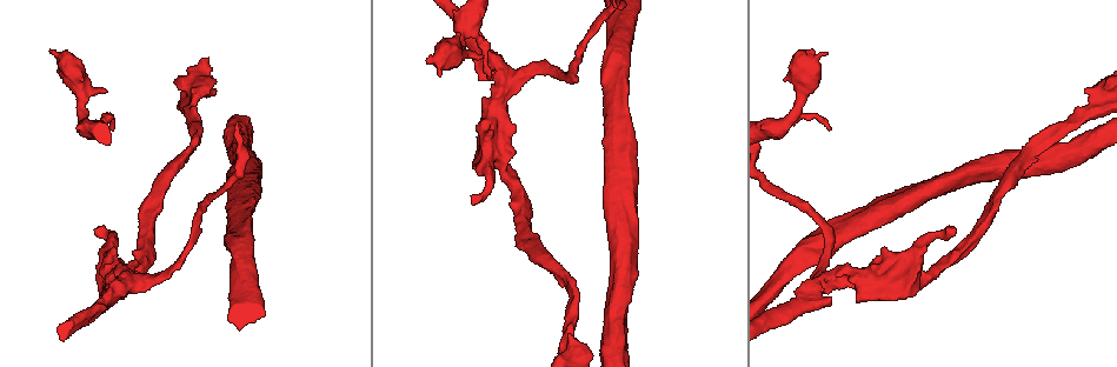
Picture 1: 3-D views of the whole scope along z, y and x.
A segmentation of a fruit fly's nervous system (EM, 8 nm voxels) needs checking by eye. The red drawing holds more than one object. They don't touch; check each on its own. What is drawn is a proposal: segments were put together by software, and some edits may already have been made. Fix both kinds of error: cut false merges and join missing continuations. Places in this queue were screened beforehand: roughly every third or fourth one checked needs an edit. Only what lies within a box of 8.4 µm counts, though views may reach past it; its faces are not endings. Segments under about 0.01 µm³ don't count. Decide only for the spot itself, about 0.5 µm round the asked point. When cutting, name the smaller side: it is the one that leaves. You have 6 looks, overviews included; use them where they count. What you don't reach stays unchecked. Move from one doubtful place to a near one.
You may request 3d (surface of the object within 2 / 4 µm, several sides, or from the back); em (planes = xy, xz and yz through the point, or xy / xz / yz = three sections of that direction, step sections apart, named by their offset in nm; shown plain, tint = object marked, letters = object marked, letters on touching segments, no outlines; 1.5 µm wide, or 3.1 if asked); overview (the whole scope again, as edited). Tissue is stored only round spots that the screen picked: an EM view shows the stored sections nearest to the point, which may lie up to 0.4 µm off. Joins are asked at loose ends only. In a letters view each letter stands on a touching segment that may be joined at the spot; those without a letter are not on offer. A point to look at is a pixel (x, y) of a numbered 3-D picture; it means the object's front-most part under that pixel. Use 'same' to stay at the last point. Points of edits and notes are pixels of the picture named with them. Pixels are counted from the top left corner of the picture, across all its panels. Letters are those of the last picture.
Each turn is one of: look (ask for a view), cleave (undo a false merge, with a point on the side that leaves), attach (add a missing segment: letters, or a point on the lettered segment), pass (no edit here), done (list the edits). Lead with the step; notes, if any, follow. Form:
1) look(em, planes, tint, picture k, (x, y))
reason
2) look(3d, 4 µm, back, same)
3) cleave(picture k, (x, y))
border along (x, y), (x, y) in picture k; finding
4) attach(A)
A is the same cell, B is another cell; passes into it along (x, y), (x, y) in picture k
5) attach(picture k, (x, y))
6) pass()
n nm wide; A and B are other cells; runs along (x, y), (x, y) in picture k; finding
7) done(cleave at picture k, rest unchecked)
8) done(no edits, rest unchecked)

look(em, planes, letters, picture 1, (514, 152))
free end

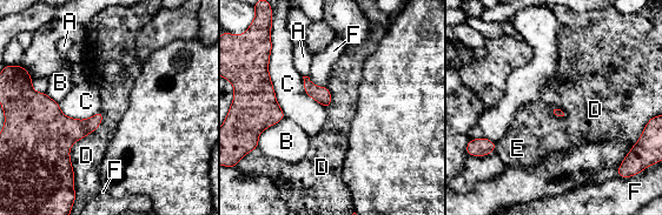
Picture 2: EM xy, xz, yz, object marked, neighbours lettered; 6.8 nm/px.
pass()
A, B, C, D, E and F are other cells; border along (100, 109), (70, 148), (73, 177) in picture 2; no lettered segment goes on from it

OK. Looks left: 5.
look(3d, 4 µm, picture 1, (831, 128))
tapers out

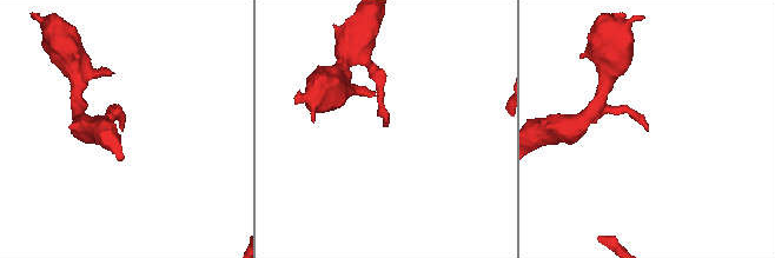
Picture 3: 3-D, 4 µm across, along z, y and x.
look(em, planes, letters, picture 3, (647, 131))

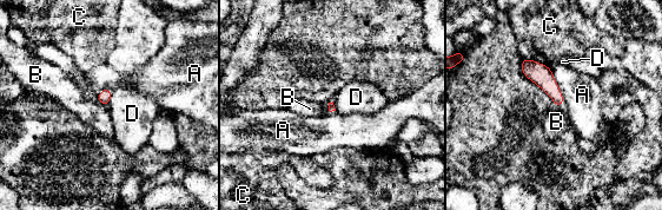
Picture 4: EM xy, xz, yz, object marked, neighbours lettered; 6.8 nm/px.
pass()
A, B, C and D are other cells; border along (98, 102), (106, 107) in picture 4; no lettered segment goes on from it

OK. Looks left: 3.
look(em, planes, letters, picture 1, (811, 48))

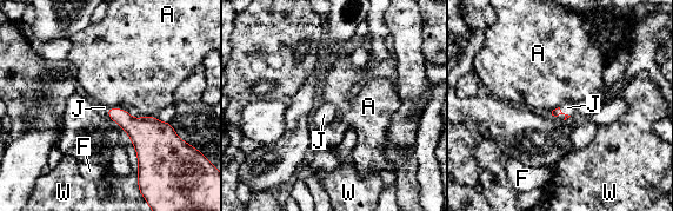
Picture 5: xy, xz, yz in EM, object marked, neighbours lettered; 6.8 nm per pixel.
attach(J)
J is the same cell, A, F and W are other cells; passes into it along (555, 112), (564, 113), (567, 107) in picture 5; it goes on there

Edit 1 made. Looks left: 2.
done(attach at picture 5, rest unchecked)

